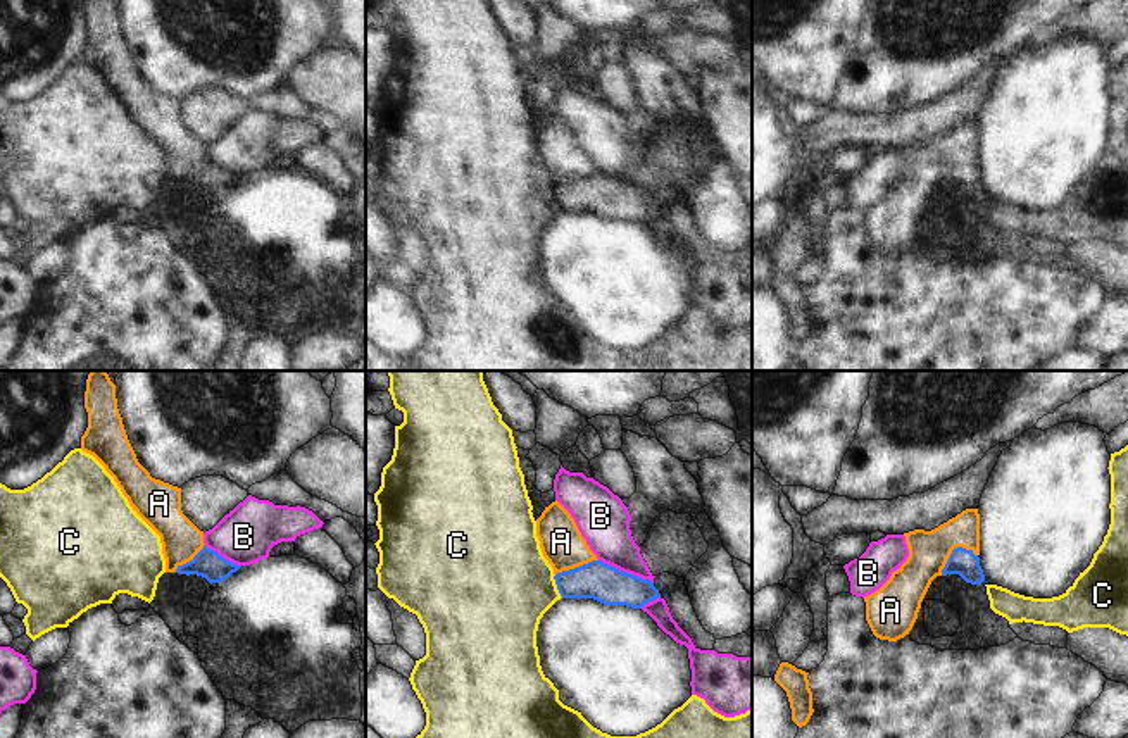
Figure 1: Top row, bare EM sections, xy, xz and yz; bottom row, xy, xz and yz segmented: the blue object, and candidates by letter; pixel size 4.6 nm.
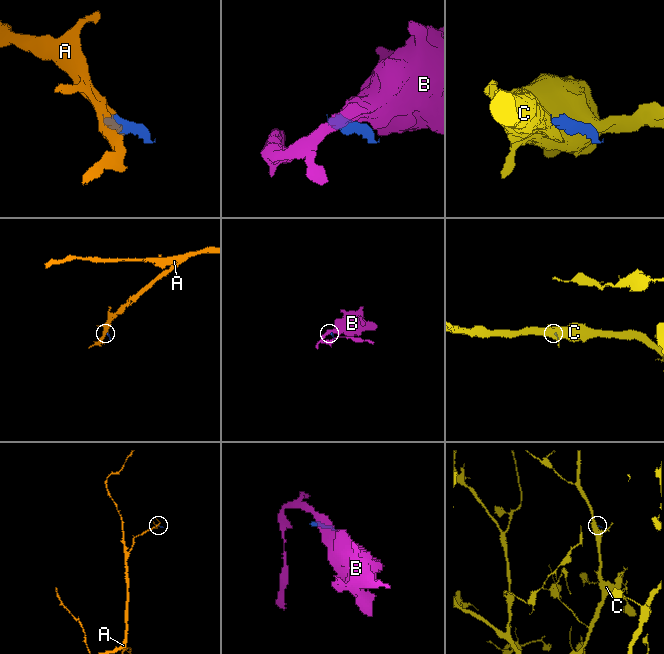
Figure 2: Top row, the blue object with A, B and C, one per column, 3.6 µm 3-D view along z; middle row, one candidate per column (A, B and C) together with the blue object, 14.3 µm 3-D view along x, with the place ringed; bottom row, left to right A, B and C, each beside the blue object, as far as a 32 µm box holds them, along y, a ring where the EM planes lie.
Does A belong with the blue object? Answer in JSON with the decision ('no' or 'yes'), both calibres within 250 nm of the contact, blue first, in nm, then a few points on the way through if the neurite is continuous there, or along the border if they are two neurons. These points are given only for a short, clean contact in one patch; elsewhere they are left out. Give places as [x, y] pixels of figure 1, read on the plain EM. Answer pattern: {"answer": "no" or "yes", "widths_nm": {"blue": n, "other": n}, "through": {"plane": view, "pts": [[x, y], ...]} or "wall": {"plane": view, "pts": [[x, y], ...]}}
{"answer": "yes", "widths_nm": {"blue": 120, "other": 190}, "through": {"plane": "yz", "pts": [[965, 176], [952, 164], [928, 164]]}}

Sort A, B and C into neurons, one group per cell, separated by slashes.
A / B / C

